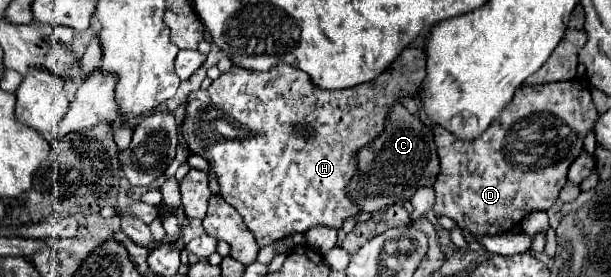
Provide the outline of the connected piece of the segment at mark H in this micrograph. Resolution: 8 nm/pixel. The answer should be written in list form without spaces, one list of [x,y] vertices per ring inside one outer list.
[[[422,47],[404,49],[388,73],[382,73],[376,81],[342,91],[320,89],[312,85],[304,71],[286,63],[278,63],[268,71],[234,65],[228,73],[212,81],[208,89],[198,89],[190,95],[184,137],[190,151],[208,161],[210,171],[218,179],[222,197],[238,209],[248,229],[254,233],[258,247],[264,249],[296,233],[306,233],[316,225],[342,229],[346,219],[360,215],[360,207],[350,199],[346,189],[356,173],[358,151],[382,135],[388,111],[396,101],[418,95],[424,77],[426,51]]]

